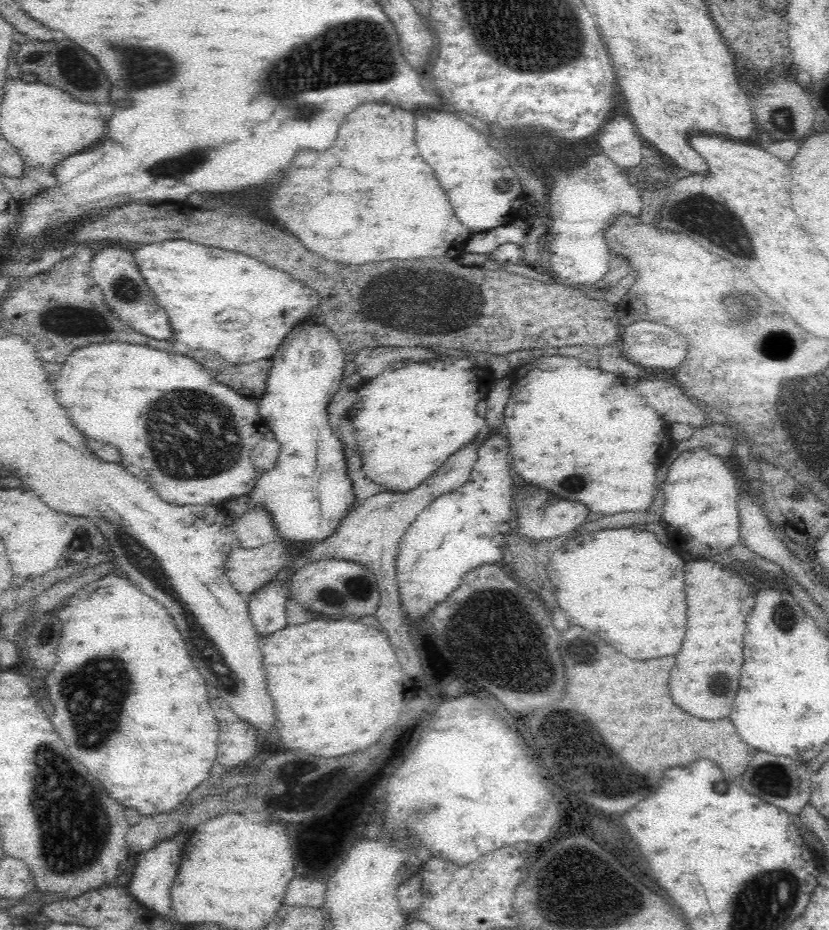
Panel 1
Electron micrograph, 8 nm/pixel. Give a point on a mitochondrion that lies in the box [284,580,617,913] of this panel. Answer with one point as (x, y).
(489, 628)

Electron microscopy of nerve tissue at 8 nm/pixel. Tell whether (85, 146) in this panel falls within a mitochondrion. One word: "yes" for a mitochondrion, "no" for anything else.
no

